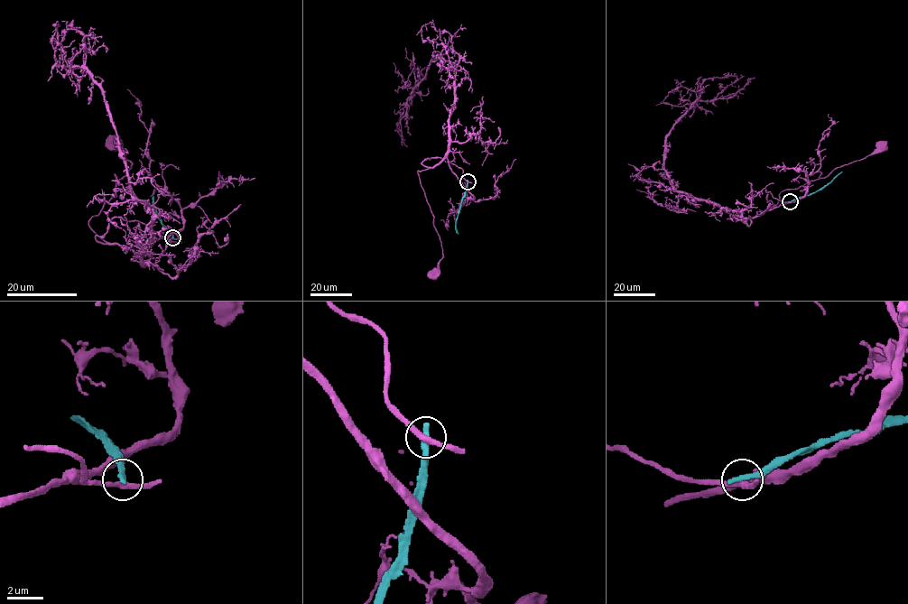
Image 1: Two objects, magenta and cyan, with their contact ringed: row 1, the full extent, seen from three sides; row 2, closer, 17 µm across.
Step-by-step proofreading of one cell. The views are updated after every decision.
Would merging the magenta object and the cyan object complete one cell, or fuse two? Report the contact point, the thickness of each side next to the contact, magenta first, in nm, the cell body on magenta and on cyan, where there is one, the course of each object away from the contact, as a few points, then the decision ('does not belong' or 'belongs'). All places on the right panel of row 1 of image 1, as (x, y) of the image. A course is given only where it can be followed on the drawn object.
at (790, 201); 300 nm thick on the magenta side, 360 nm on the other; cell body of magenta at (882, 145); no cell body on cyan; magenta runs (789, 202), (774, 199), (765, 190), (766, 199), (775, 205), (782, 191), (827, 176), (882, 145); cyan runs (789, 201), (823, 188), (842, 171); does not belong

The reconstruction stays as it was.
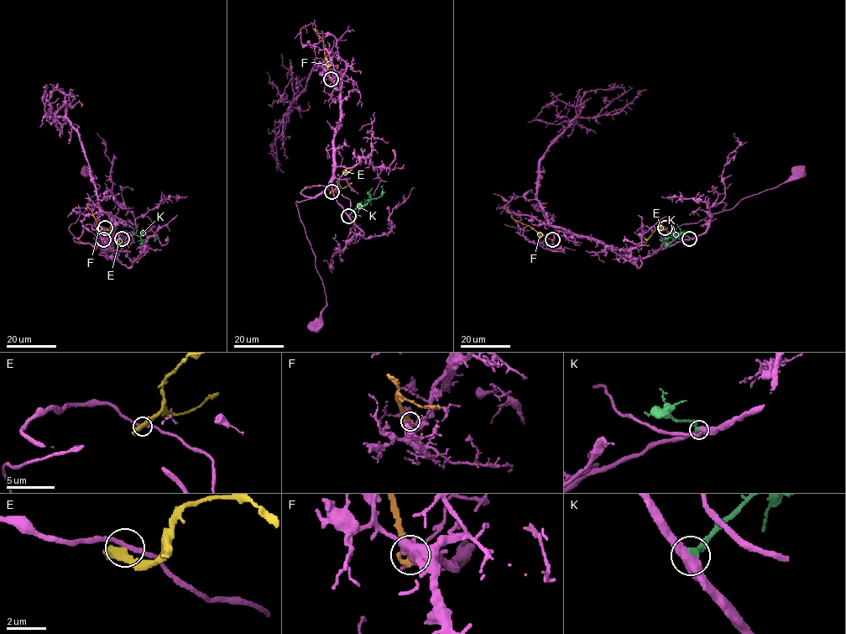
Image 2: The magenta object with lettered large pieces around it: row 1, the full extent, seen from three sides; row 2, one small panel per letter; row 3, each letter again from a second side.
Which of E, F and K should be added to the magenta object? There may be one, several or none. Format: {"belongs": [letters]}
{"belongs": ["K"]}

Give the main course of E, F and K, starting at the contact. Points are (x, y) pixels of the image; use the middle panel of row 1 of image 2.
E: (331, 191), (336, 186), (337, 180), (356, 164)
F: (331, 79), (323, 41), (313, 29)
K: (348, 216), (357, 207), (379, 196), (383, 186)

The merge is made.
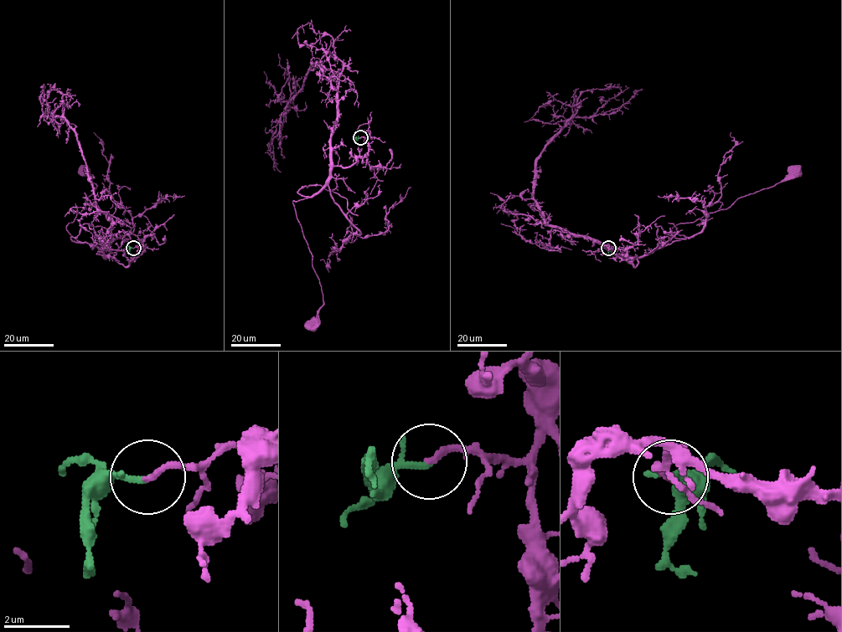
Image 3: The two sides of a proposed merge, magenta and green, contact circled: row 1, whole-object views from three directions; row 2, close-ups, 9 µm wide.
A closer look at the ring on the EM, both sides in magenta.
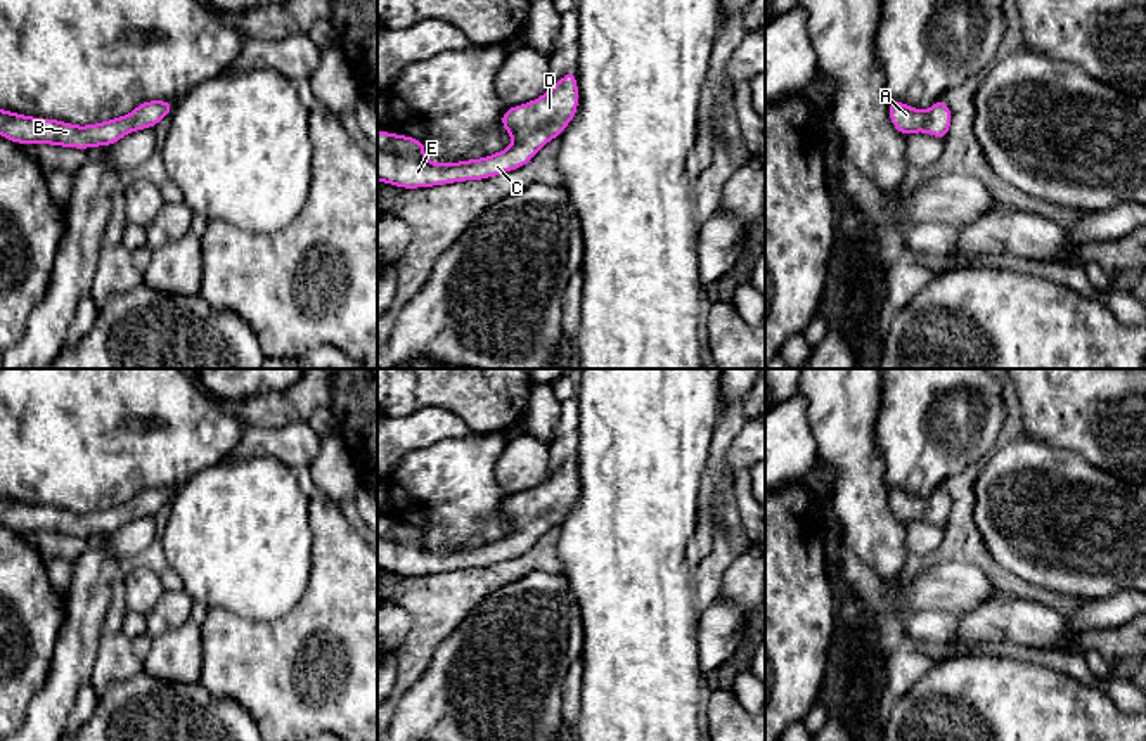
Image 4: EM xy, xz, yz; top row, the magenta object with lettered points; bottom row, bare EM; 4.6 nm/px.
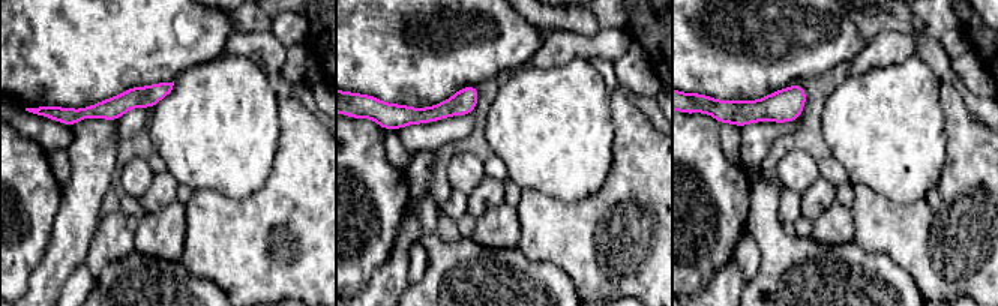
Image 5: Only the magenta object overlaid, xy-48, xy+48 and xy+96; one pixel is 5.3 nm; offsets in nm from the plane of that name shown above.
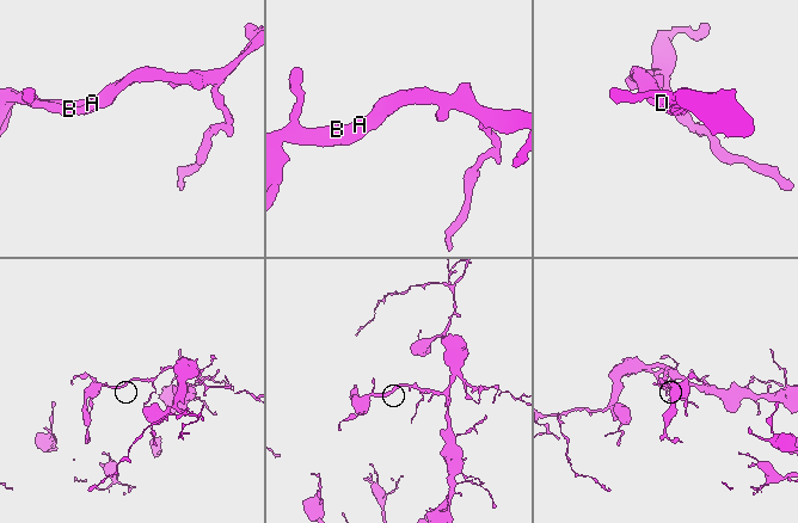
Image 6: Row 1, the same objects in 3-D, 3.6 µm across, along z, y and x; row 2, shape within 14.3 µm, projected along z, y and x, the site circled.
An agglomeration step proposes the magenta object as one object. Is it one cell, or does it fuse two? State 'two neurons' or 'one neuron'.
one neuron

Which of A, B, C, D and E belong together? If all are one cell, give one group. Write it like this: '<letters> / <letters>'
A B C D E

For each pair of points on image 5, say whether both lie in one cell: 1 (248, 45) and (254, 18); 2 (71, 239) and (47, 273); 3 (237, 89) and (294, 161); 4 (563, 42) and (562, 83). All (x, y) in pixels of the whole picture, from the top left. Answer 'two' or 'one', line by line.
1: two
2: one
3: two
4: two

